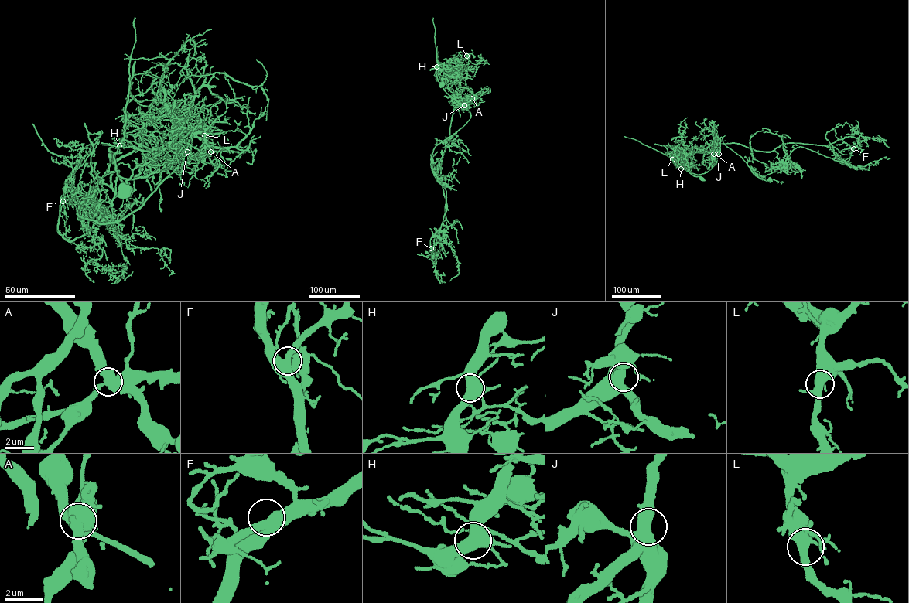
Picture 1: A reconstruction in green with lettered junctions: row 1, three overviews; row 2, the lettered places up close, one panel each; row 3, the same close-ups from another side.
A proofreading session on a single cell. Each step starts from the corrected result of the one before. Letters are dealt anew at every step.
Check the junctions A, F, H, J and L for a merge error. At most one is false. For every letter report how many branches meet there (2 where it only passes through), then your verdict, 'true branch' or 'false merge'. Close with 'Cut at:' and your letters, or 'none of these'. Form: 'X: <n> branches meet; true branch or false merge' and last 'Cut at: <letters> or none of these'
A: 4 branches meet; false merge
F: 4 branches meet; true branch
H: 4 branches meet; true branch
J: 3 branches meet; true branch
L: 4 branches meet; true branch
Cut at: A

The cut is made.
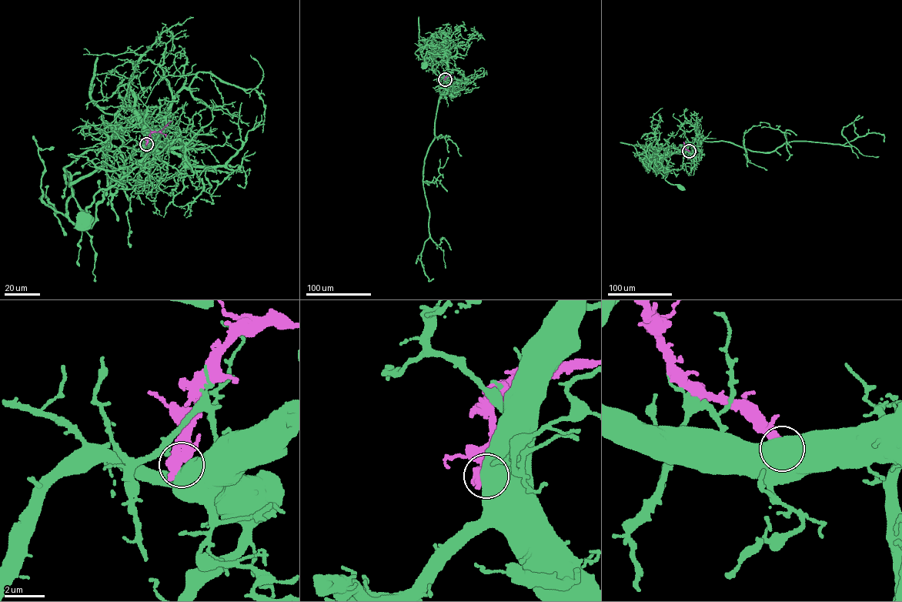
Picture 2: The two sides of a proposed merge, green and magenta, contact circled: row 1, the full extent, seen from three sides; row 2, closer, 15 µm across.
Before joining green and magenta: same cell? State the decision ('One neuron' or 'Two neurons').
Two neurons

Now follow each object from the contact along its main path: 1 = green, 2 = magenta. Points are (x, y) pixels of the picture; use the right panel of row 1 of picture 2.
1: (689, 152), (674, 152), (669, 156), (665, 179), (681, 188)
2: (689, 152), (683, 142)

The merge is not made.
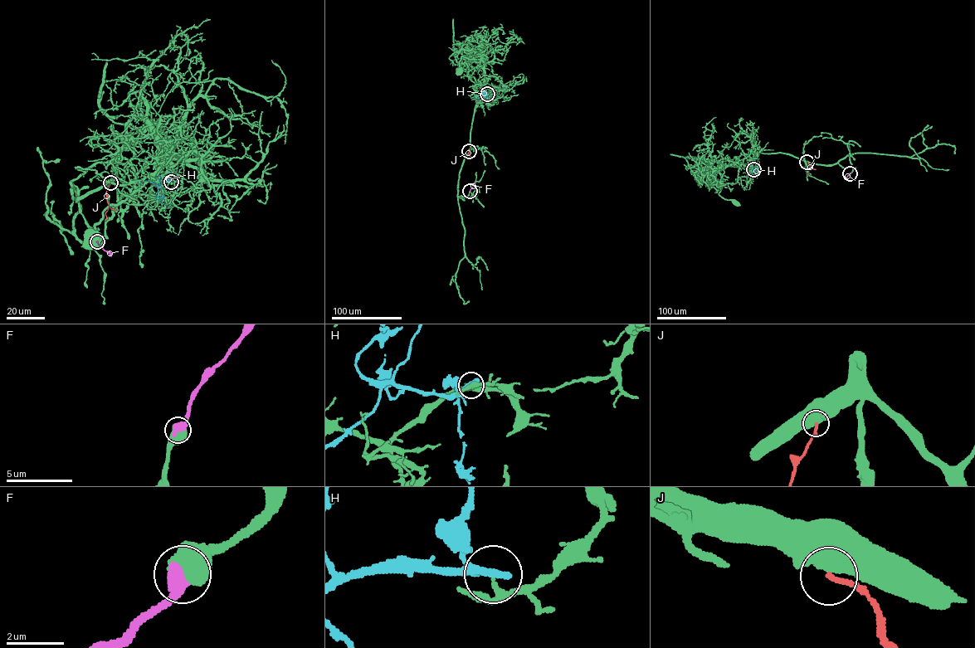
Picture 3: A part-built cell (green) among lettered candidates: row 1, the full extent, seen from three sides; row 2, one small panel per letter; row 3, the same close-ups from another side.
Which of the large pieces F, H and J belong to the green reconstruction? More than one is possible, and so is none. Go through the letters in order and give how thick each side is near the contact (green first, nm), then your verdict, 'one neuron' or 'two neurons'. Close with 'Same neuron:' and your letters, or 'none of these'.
F: 850 nm thick on the green side, 700 nm on the other; one neuron
H: 170 nm thick on the green side, 240 nm on the other; two neurons
J: 750 nm thick on the green side, 180 nm on the other; two neurons
Same neuron: F

